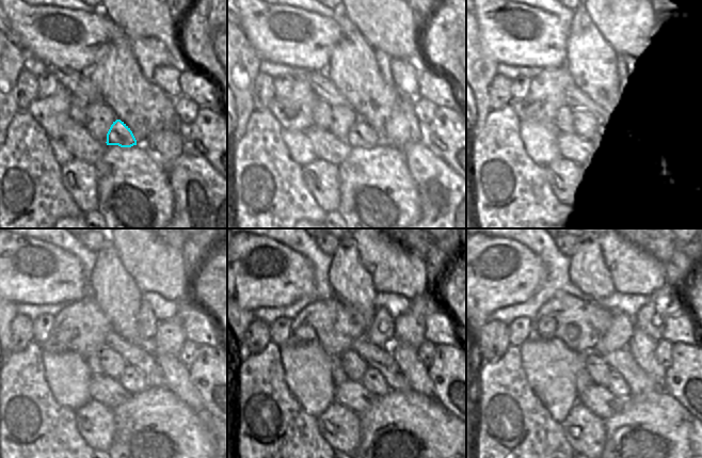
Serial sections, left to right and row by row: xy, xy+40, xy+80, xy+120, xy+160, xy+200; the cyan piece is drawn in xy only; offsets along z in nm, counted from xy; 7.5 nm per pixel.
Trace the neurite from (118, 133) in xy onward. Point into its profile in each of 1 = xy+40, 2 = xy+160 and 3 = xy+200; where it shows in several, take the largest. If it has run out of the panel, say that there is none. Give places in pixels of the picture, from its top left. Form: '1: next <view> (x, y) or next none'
1: next xy+40 (361, 135)
2: next xy+160 (372, 380)
3: next xy+200 (616, 383)

